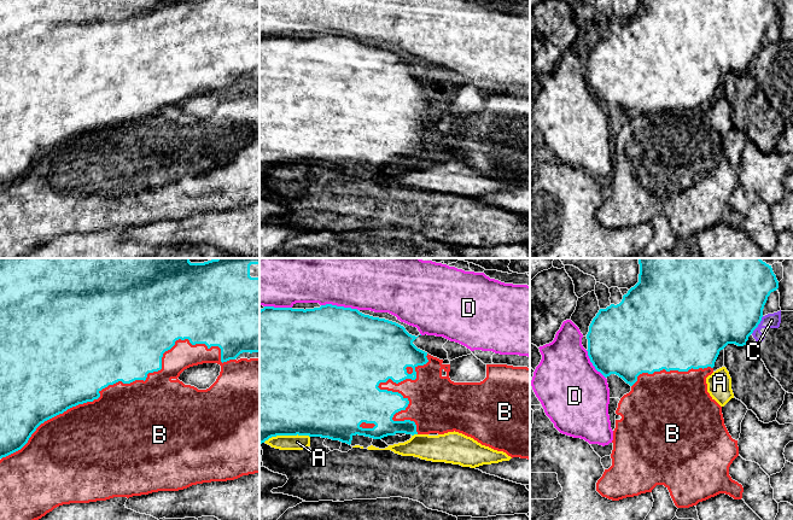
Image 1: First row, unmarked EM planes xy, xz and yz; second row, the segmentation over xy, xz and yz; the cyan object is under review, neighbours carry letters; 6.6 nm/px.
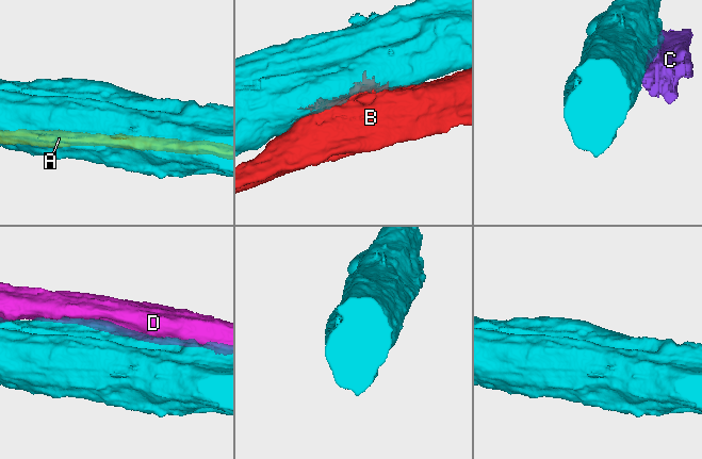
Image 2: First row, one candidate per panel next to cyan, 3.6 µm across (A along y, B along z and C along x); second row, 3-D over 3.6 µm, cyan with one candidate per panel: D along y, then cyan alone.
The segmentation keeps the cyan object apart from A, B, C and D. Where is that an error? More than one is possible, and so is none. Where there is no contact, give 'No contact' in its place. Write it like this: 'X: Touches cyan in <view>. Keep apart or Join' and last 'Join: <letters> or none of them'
A: Touches cyan in xz. Keep apart
B: Touches cyan in xy. Keep apart
C: Touches cyan in yz. Keep apart
D: Touches cyan in xz. Keep apart
Join: none of them

